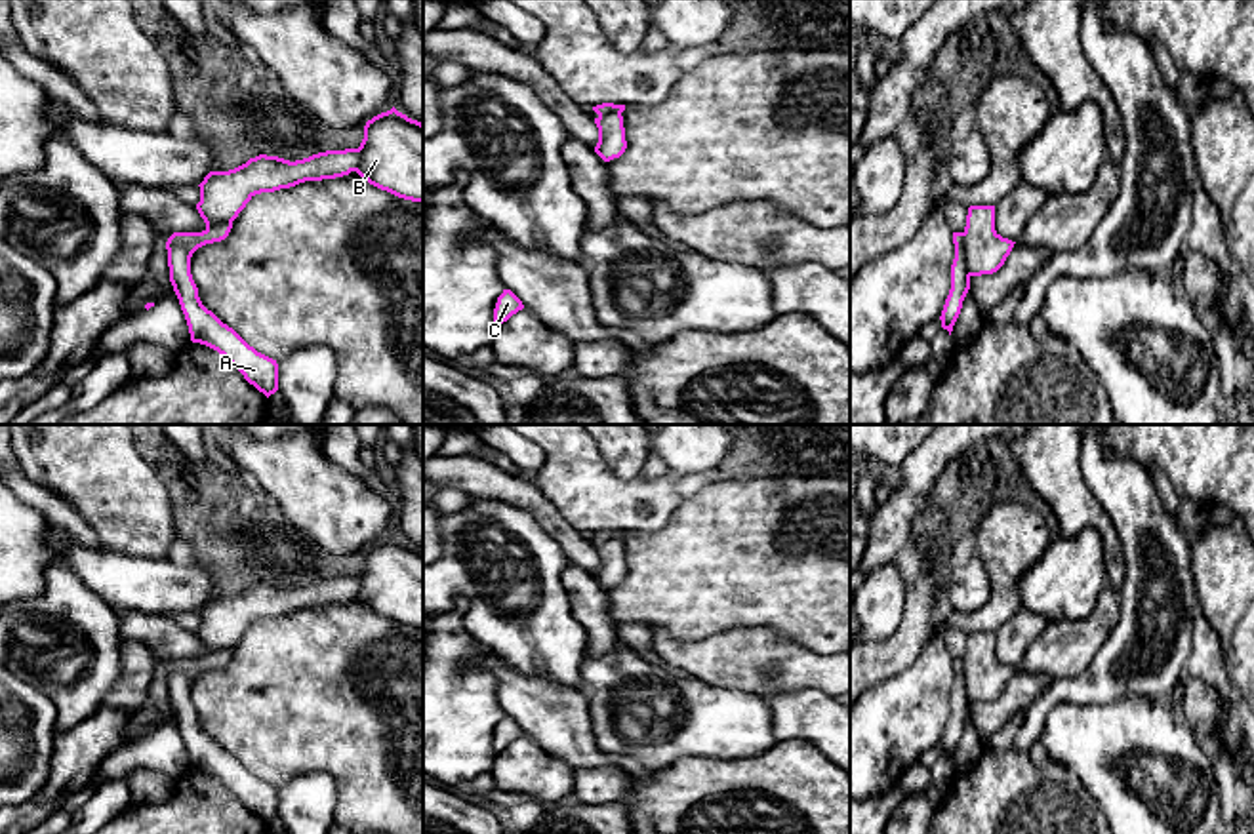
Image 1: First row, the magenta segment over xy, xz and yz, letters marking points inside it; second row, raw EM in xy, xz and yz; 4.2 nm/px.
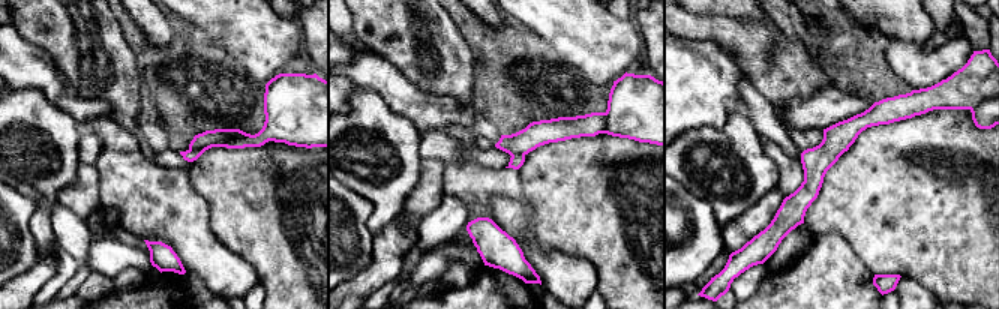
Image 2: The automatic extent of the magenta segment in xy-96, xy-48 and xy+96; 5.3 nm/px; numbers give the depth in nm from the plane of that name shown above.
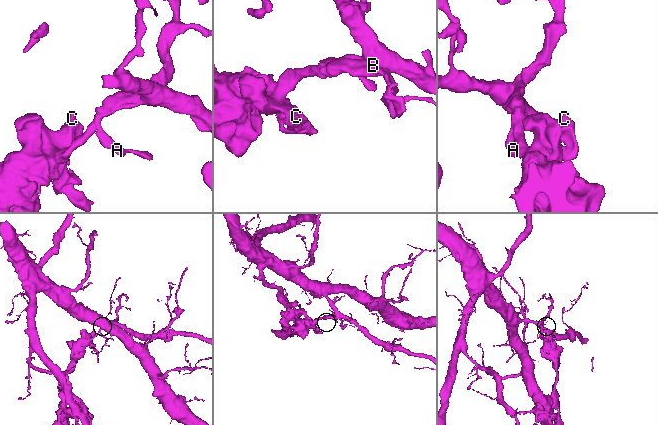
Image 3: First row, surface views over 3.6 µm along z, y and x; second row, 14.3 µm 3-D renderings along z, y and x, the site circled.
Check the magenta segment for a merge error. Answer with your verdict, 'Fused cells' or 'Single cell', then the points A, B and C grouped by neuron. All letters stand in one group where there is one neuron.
Fused cells. Groups: A C / B

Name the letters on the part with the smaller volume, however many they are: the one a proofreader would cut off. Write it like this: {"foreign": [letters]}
{"foreign": ["A", "C"]}

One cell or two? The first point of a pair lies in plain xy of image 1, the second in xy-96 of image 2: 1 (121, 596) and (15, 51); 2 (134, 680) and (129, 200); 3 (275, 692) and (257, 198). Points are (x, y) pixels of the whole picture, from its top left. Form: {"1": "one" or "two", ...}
{"1": "one", "2": "two", "3": "one"}

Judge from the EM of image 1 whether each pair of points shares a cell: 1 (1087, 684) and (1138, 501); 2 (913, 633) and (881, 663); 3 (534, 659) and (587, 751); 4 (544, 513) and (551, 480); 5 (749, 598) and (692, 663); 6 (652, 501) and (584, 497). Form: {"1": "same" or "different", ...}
{"1": "same", "2": "same", "3": "different", "4": "different", "5": "different", "6": "same"}

